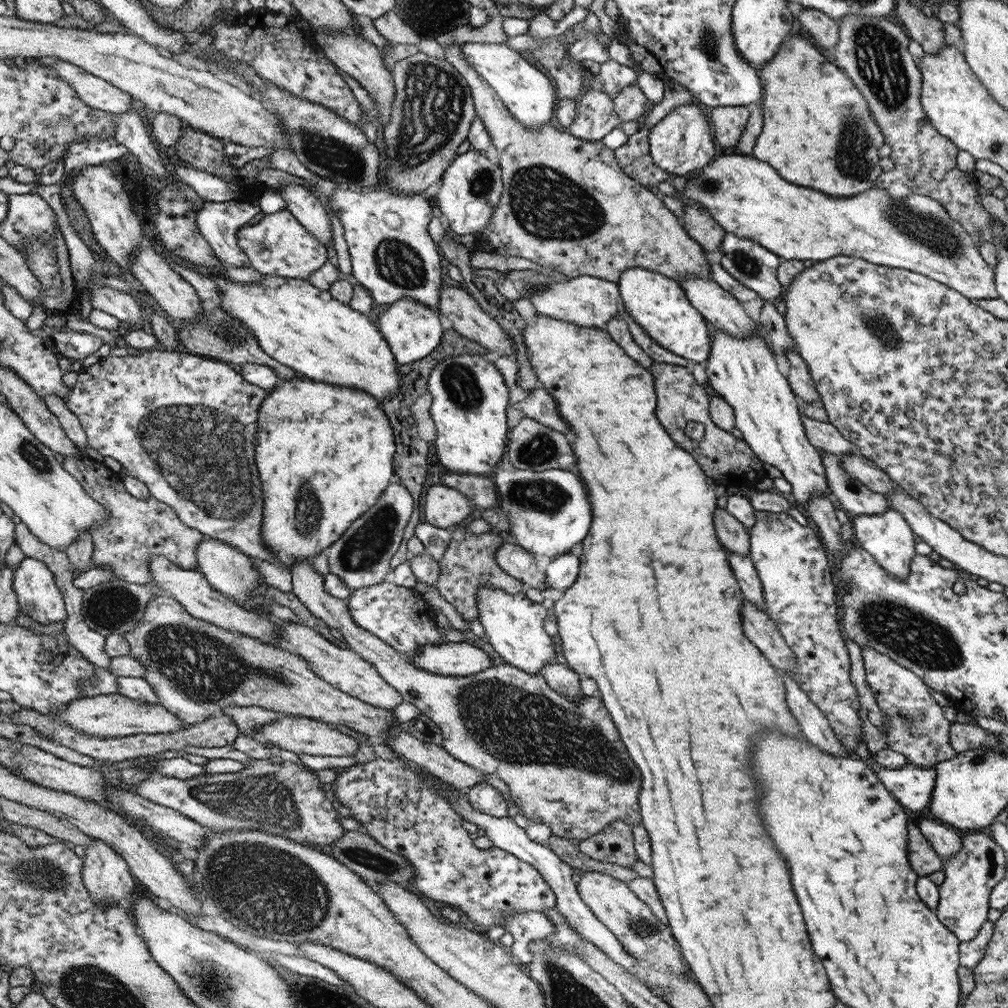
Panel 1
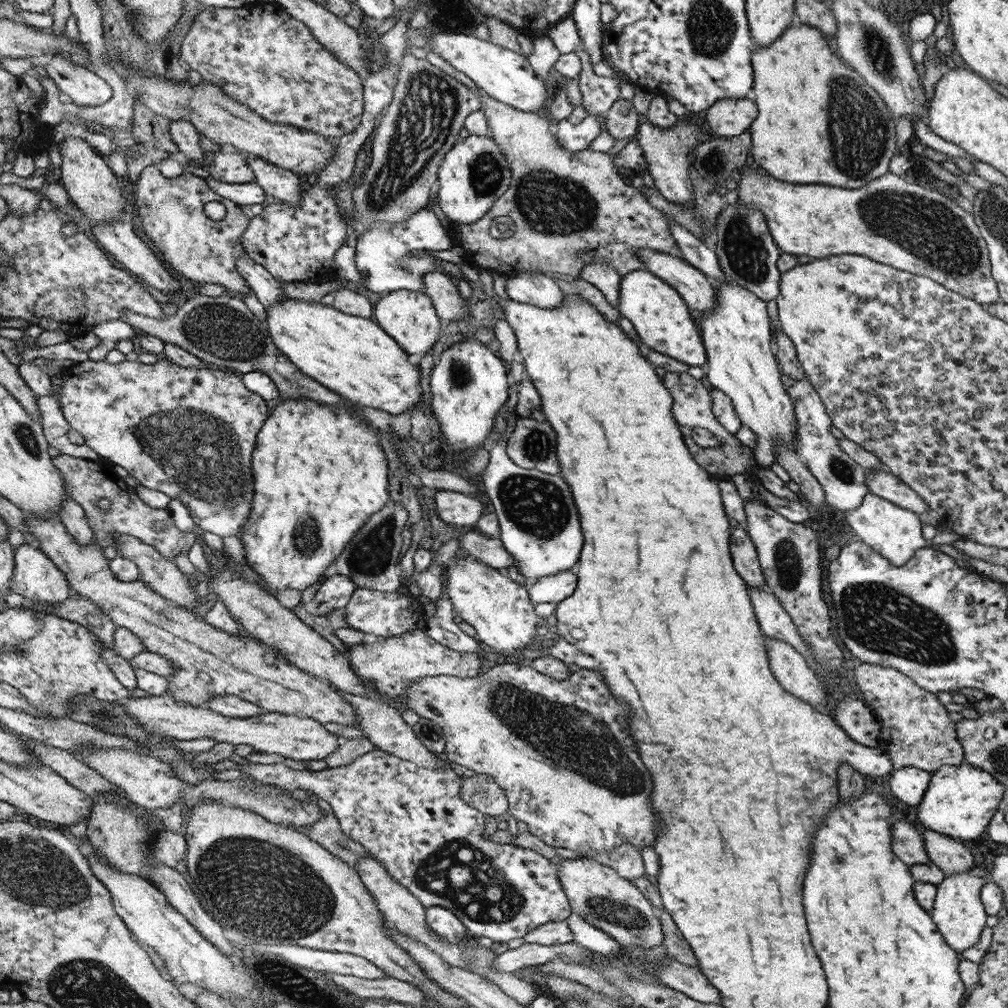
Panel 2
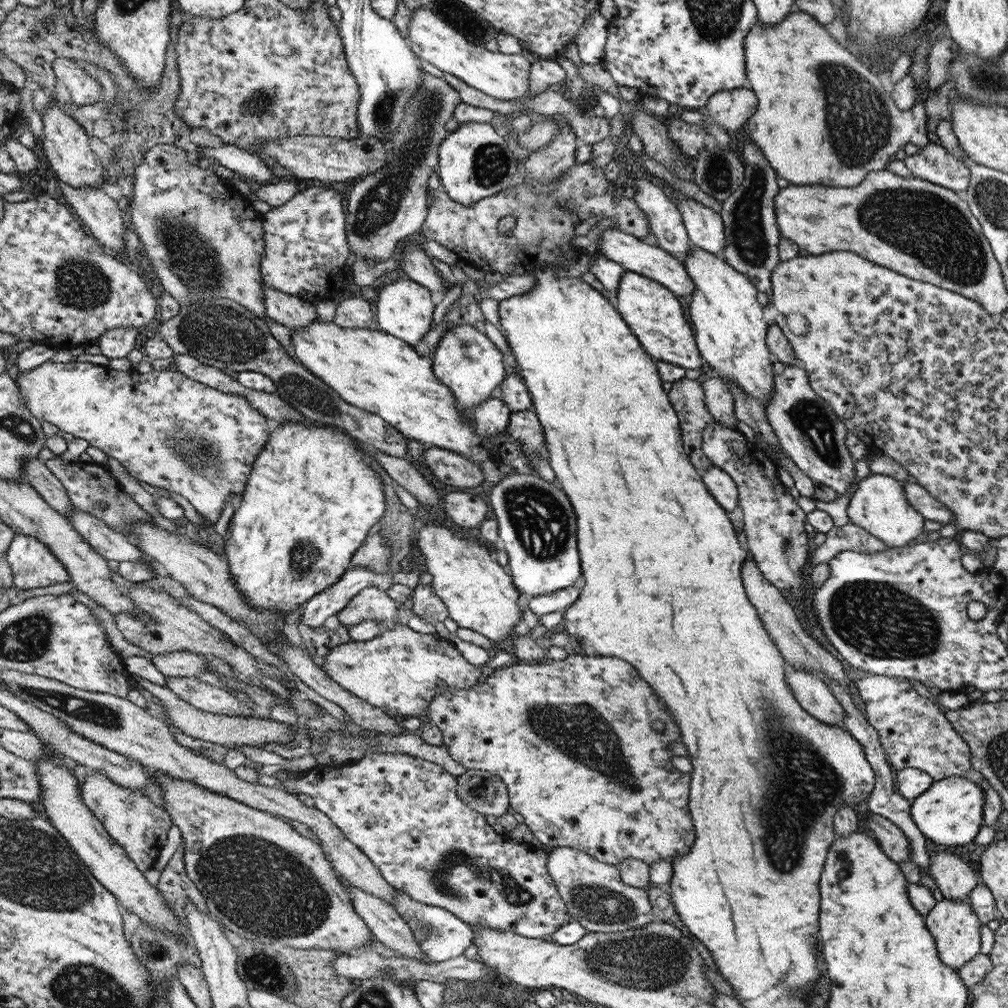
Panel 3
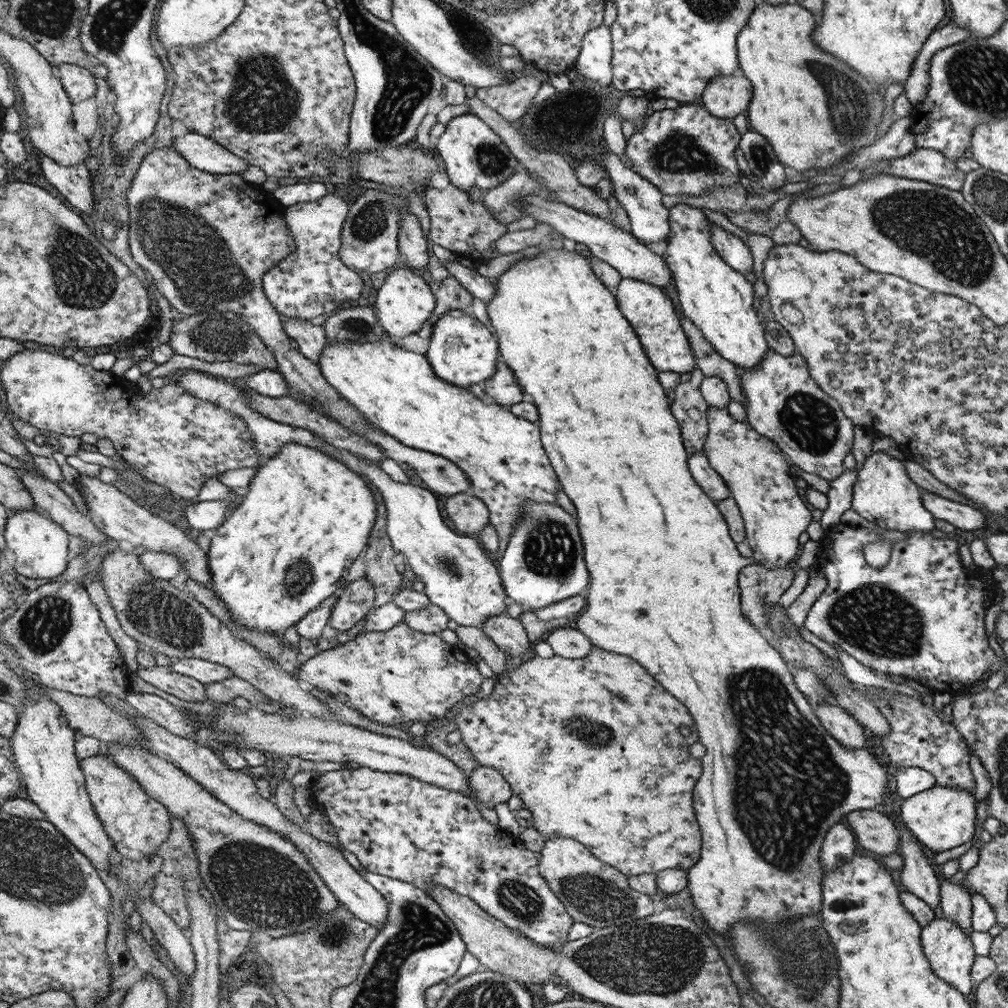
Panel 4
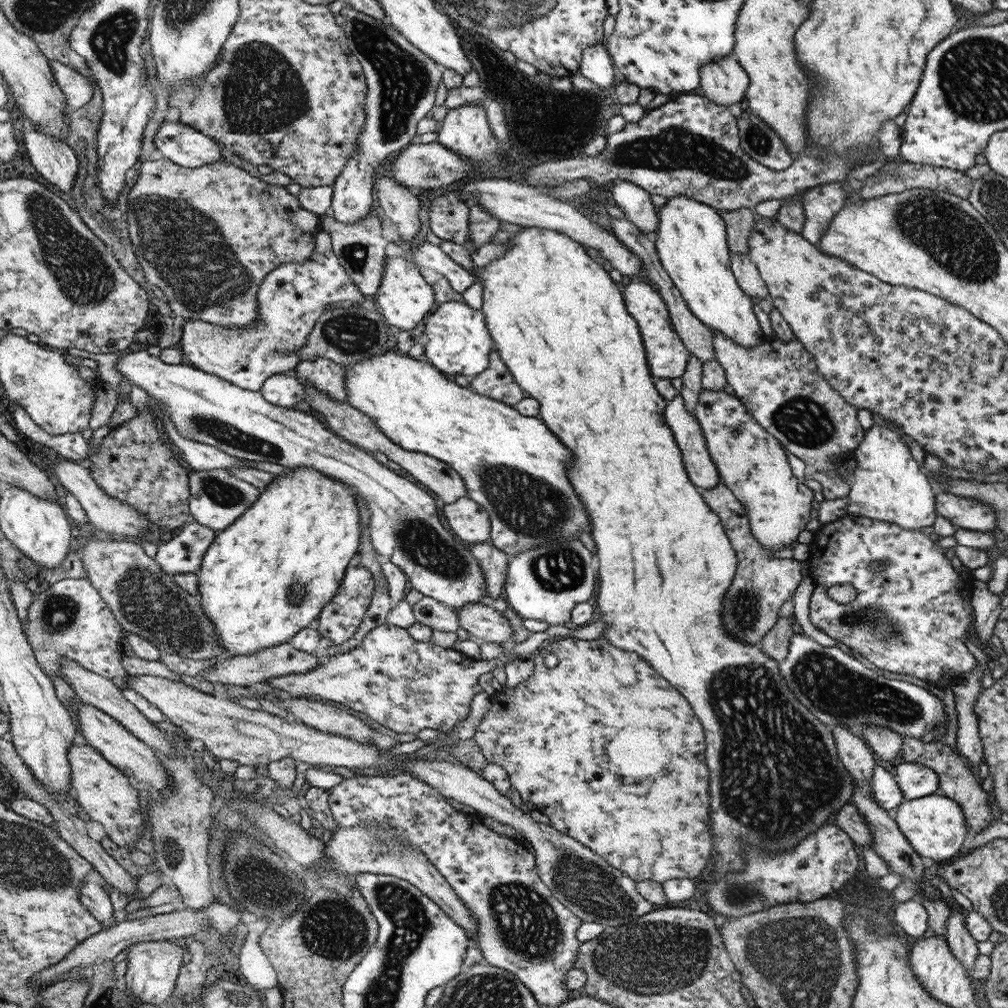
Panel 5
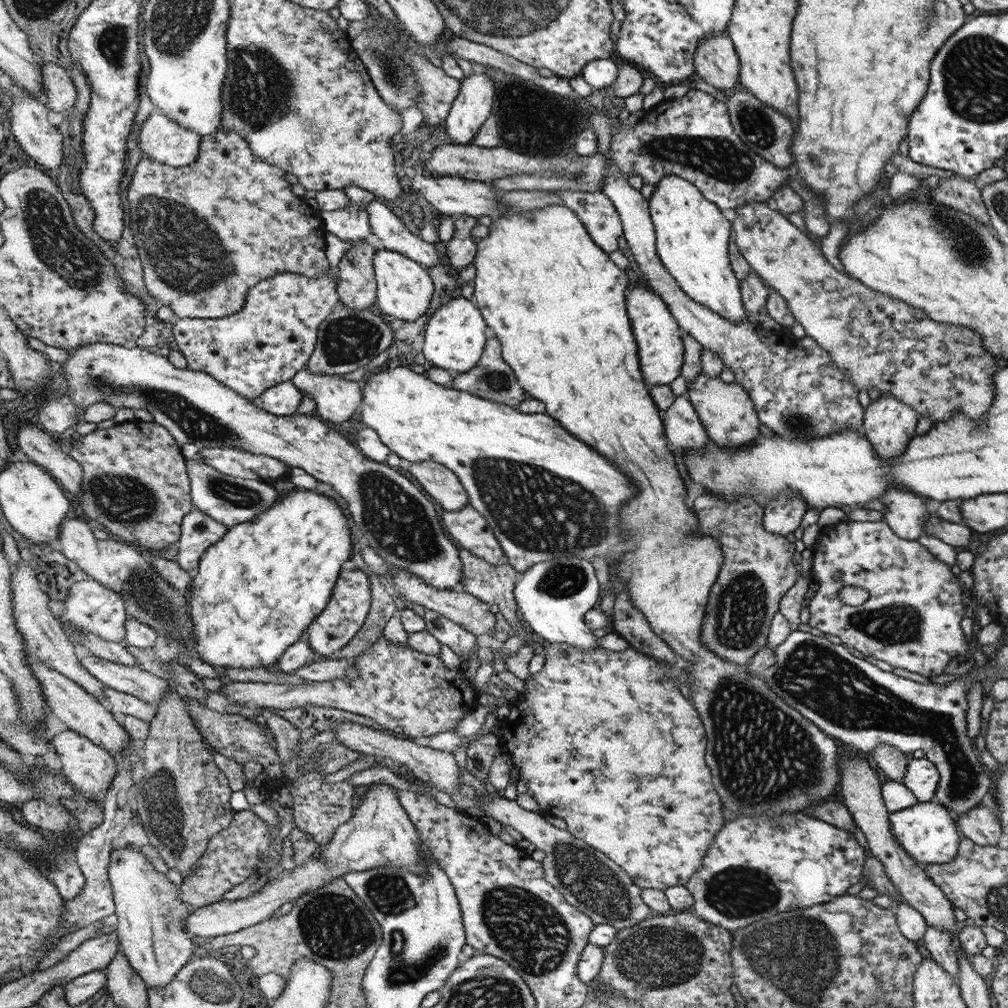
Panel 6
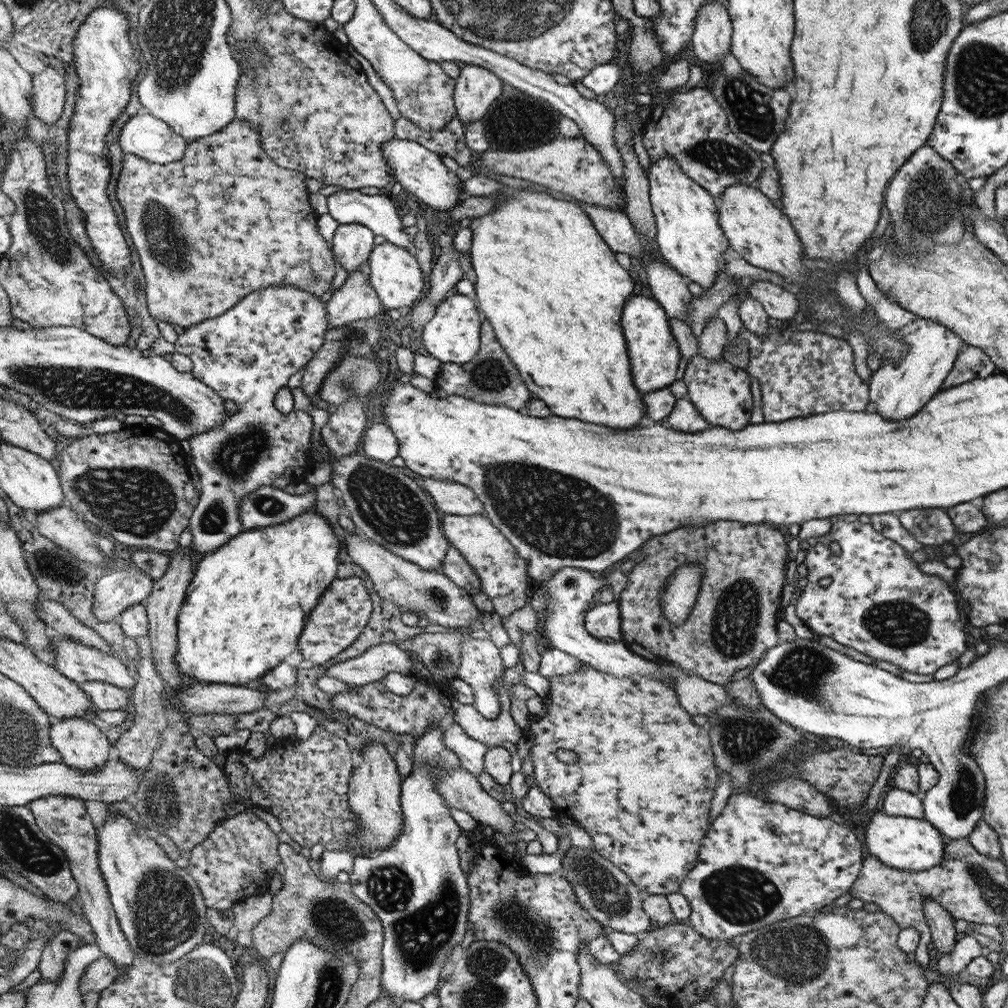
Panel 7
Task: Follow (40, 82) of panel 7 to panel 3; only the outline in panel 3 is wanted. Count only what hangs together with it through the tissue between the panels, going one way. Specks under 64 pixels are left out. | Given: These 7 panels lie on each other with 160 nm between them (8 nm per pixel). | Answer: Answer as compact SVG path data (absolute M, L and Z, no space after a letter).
M61 56L52 66L62 84L70 91L73 101L78 105L94 104L98 100L100 87L92 77L78 67L76 60Z

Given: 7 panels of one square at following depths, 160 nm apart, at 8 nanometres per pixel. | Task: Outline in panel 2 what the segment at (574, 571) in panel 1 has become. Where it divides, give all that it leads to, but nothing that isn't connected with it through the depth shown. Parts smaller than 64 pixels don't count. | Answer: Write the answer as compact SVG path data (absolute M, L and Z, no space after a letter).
M569 570L539 578L530 585L530 596L534 604L543 602L560 603L577 590L577 574Z

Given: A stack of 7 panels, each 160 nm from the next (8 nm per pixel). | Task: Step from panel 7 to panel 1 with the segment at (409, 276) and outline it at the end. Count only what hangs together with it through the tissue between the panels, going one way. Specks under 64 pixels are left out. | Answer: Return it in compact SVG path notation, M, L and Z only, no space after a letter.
M412 297L397 300L396 303L377 309L375 323L380 328L382 336L389 341L398 366L428 356L442 340L440 316L434 310L430 310L428 305Z

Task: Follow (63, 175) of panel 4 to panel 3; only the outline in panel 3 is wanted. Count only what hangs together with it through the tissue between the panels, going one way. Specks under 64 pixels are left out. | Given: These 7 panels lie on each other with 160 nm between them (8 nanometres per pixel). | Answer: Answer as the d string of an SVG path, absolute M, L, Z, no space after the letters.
M62 181L59 186L74 213L100 244L119 254L126 250L123 214L116 200L107 196L100 187L74 188Z

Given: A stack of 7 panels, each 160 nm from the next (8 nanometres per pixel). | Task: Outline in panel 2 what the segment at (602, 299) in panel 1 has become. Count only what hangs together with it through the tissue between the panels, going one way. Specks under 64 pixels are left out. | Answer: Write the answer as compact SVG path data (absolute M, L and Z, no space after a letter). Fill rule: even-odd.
M590 262L582 269L580 278L593 284L604 294L606 300L617 307L619 303L620 274L614 266L600 266L600 262ZM545 273L511 274L506 284L506 294L512 300L547 309L560 306L565 297L553 278Z

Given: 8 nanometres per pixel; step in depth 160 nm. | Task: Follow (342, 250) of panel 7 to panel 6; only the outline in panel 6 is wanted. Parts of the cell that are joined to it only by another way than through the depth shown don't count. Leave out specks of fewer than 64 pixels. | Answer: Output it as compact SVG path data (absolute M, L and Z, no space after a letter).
M347 186L344 190L344 194L350 200L350 205L340 211L322 212L326 230L344 242L365 240L371 233L372 227L369 224L366 208L372 200L378 197L373 192L359 186Z

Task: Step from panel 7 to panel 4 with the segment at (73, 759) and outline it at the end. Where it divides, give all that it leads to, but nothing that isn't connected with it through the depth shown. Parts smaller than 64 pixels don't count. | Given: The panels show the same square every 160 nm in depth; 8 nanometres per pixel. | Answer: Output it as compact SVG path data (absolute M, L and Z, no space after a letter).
M92 756L80 761L82 772L85 773L85 787L89 799L104 824L110 840L122 856L139 861L152 854L168 838L170 832L170 812L161 803L141 787L141 784L124 769L102 756Z

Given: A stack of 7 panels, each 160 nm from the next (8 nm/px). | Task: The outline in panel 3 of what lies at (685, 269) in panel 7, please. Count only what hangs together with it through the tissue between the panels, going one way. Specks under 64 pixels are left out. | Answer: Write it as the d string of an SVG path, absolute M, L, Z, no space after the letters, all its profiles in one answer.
M693 247L691 252L685 256L683 264L695 286L688 312L698 348L714 376L728 385L736 383L765 406L774 388L774 357L765 341L769 325L764 321L763 307L756 299L759 290L746 276L730 268L721 256L700 247Z

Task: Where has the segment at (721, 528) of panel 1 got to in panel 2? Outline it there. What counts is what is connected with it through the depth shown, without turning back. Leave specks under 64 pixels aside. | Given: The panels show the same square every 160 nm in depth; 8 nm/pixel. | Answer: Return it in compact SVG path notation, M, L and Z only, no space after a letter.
M743 525L731 529L730 552L736 572L745 580L749 588L759 586L767 590L767 584L759 565L757 552L750 535Z

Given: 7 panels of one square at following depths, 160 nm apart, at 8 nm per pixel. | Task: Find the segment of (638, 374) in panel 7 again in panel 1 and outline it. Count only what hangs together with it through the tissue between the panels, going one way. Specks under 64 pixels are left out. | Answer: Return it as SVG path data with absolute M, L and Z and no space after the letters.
M630 268L626 270L618 280L621 306L627 313L647 332L650 338L653 338L662 348L685 358L701 363L712 354L710 348L710 334L708 326L698 309L694 308L689 297L686 296L685 289L674 279L670 279L661 273L652 272L644 268Z

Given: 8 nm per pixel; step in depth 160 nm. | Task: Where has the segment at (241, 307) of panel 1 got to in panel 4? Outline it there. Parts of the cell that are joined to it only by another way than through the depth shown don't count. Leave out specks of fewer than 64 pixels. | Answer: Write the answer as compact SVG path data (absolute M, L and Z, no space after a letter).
M388 337L362 344L331 340L326 344L319 362L316 362L325 379L370 423L377 424L410 448L438 454L461 468L471 482L470 493L489 507L489 524L495 528L500 540L509 540L513 536L515 524L523 516L522 502L556 502L561 483L541 440L539 424L514 416L508 407L491 399L481 399L469 388L442 380L425 355L402 349Z

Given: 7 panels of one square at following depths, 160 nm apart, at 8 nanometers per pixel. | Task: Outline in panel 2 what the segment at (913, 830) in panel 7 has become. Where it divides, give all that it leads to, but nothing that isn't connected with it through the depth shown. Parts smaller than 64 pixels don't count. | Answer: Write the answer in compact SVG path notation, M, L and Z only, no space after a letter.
M970 763L960 766L945 764L931 775L928 788L920 804L917 804L916 818L920 824L934 832L965 843L974 842L987 829L998 808L1003 807L1005 789L990 772Z

